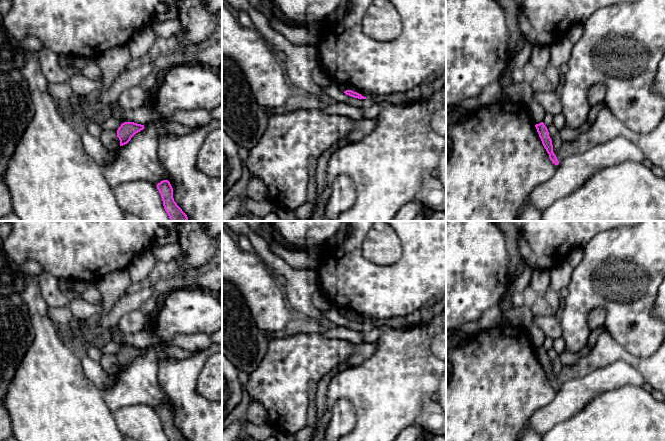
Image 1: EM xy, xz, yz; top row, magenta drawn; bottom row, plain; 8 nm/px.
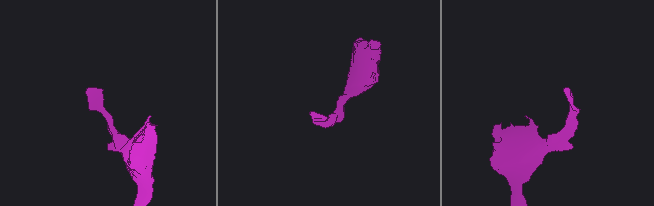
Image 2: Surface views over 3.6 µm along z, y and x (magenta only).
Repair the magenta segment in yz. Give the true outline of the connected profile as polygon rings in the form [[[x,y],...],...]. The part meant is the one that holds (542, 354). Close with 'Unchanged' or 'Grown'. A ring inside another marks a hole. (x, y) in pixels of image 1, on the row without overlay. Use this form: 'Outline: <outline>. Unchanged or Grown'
Outline: [[[543,346],[536,348],[535,351],[537,353],[537,356],[539,358],[539,361],[542,365],[544,372],[546,373],[547,377],[549,378],[550,384],[552,385],[553,388],[558,389],[559,385],[553,376],[552,364],[549,360],[547,351],[544,349]]]. Unchanged

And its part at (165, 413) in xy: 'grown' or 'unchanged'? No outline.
unchanged

